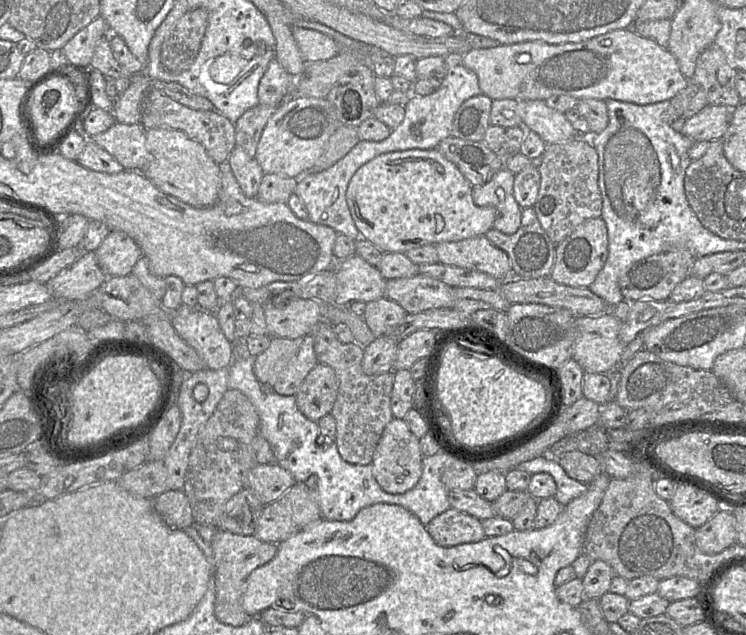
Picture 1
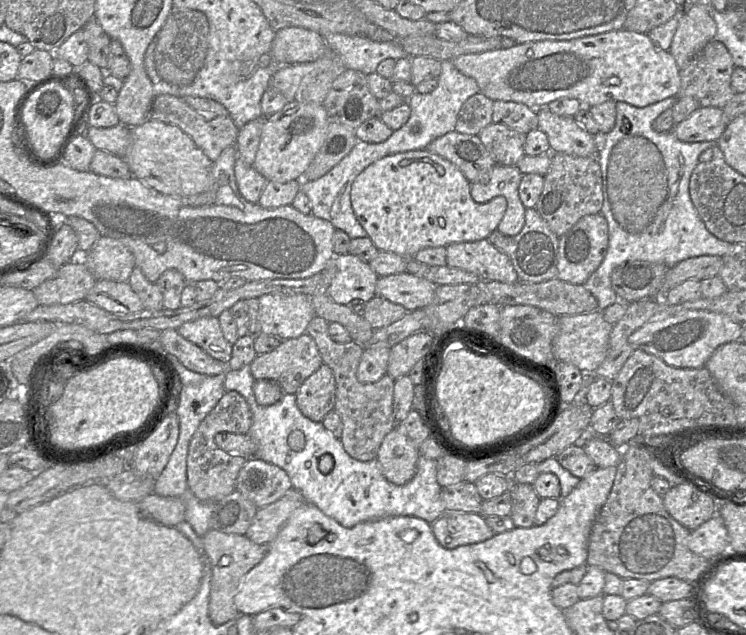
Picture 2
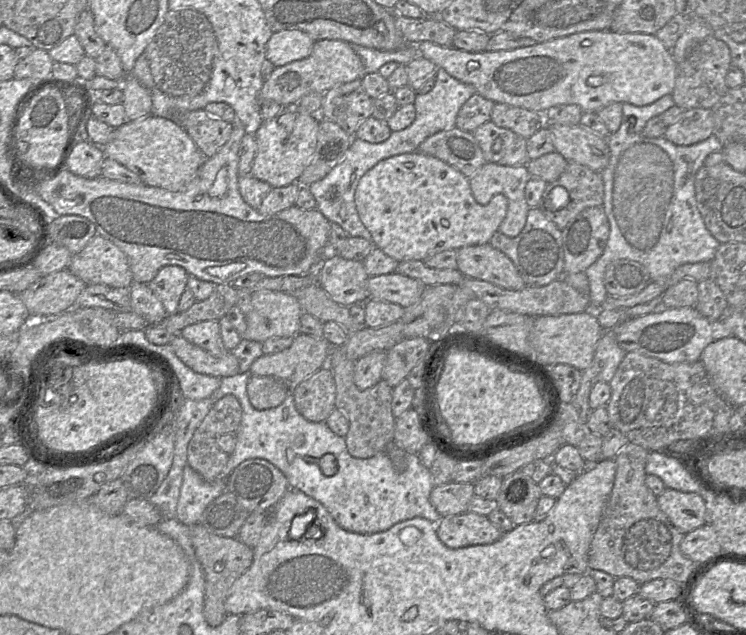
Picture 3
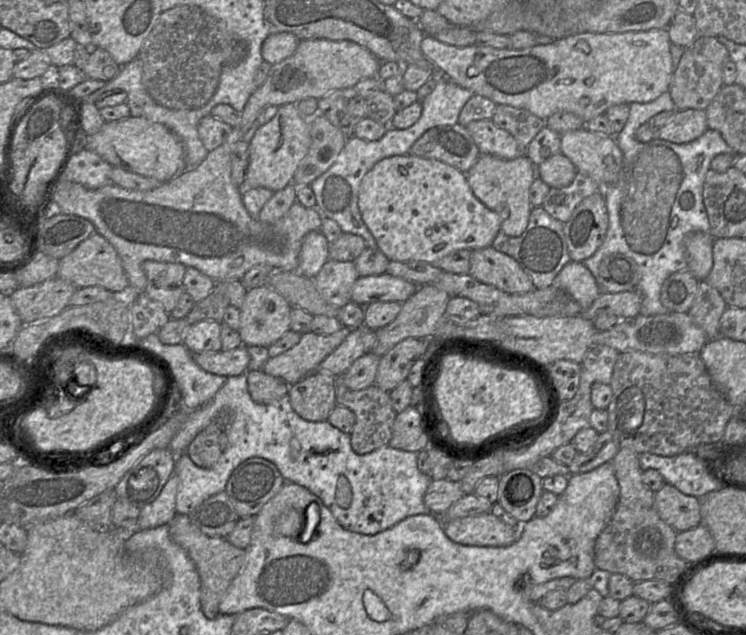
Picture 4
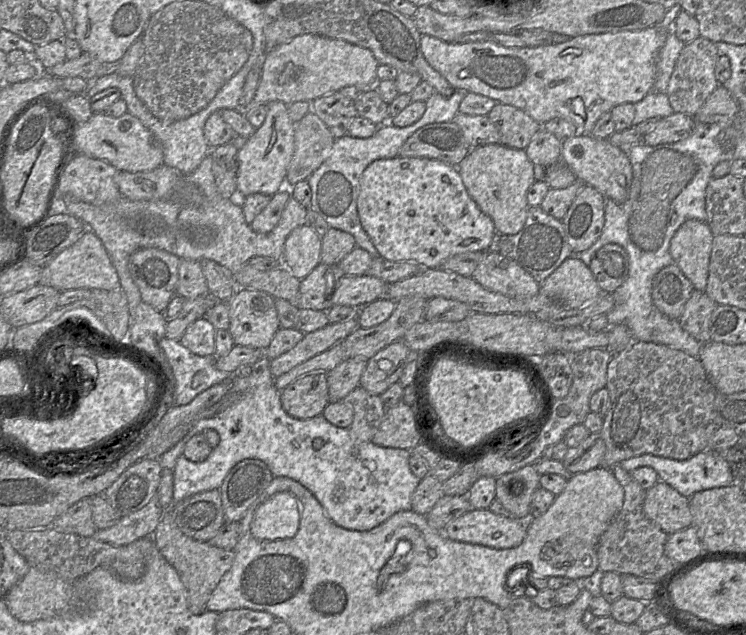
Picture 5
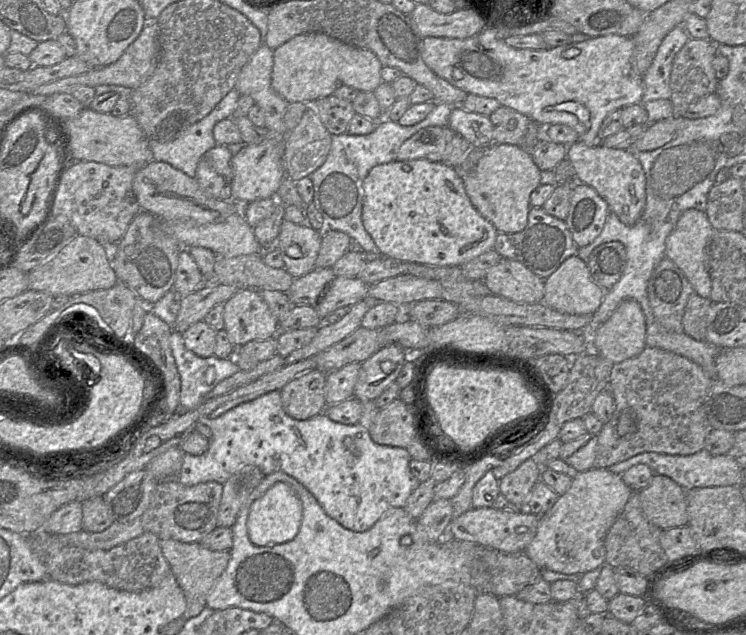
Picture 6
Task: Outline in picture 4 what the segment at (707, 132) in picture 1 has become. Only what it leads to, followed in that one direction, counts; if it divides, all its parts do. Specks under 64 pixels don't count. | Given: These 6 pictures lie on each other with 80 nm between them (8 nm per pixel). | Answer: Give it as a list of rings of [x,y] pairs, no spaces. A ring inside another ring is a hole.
[[[680,110],[658,129],[658,138],[675,144],[684,144],[699,138],[707,129],[705,110]]]

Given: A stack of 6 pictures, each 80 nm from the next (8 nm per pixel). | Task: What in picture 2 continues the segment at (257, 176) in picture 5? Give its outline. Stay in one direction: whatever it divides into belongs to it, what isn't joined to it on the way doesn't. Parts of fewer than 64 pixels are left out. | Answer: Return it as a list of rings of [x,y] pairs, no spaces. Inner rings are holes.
[[[297,99],[286,103],[280,111],[266,117],[253,167],[268,181],[301,181],[324,142],[329,122],[322,104]]]

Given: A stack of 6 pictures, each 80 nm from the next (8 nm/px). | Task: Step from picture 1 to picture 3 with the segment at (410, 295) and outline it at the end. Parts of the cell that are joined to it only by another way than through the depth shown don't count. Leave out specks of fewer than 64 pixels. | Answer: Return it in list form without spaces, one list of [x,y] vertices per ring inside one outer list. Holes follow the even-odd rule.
[[[397,272],[370,276],[367,285],[369,299],[387,301],[403,308],[416,303],[426,287],[421,281]]]

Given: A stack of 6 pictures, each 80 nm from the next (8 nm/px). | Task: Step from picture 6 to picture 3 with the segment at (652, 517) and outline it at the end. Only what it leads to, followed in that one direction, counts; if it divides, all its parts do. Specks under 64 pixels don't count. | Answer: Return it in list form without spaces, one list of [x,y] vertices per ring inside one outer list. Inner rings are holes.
[[[666,488],[657,497],[657,501],[662,512],[683,534],[708,523],[709,498],[703,493],[681,492]]]

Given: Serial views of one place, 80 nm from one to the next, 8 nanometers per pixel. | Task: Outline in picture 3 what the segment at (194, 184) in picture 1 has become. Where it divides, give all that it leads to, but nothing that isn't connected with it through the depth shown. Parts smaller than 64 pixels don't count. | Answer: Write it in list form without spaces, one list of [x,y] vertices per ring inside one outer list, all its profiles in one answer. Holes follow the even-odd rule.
[[[154,115],[128,120],[115,128],[112,140],[100,147],[105,157],[119,162],[137,174],[143,184],[173,192],[184,191],[205,160],[194,141],[180,125]]]

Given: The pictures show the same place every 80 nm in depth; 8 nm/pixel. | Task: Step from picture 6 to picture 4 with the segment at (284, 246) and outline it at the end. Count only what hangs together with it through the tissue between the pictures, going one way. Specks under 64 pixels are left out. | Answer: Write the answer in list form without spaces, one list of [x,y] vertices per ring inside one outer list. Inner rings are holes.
[[[321,231],[307,233],[302,242],[298,271],[313,279],[329,258],[329,242]]]

